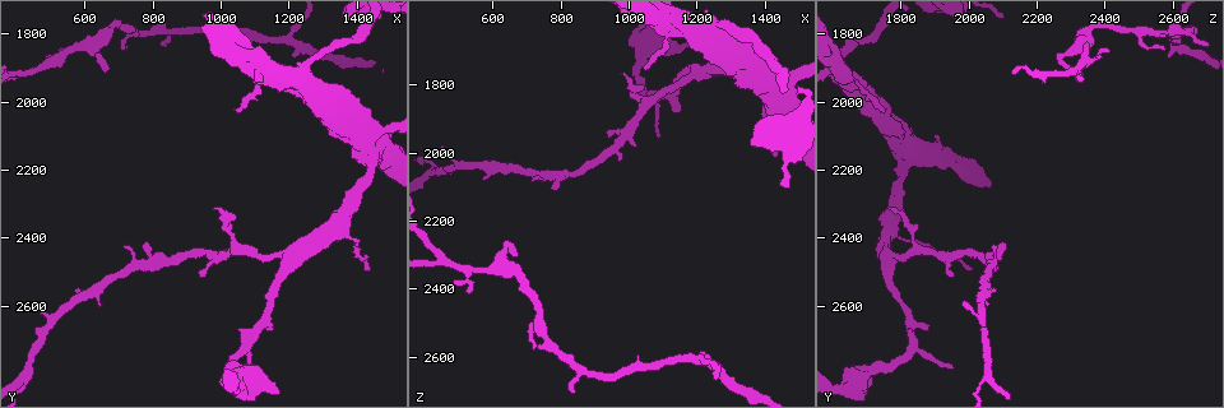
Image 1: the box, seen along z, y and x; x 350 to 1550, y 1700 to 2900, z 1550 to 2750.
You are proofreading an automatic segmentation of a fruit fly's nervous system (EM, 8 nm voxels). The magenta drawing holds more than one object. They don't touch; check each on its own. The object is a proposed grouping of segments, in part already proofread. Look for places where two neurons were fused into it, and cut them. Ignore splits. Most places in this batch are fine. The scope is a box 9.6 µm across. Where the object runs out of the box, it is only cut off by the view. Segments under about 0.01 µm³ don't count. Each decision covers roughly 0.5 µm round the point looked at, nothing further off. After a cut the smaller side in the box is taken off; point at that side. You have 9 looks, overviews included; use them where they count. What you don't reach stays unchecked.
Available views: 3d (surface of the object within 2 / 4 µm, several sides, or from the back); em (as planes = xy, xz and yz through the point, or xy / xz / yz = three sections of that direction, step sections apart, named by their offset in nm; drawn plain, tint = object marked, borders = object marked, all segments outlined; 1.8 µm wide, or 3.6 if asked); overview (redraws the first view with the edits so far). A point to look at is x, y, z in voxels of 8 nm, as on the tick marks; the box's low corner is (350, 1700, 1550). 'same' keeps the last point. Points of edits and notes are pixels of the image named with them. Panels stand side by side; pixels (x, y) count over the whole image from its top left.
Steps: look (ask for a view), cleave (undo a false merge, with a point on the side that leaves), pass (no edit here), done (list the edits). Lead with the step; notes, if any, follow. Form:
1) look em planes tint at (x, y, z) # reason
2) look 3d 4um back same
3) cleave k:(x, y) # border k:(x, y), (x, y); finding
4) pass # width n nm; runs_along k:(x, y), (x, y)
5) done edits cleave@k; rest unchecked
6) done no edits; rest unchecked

look em xz step 4 tint at (440, 1910, 2310) # two arms in line, one across

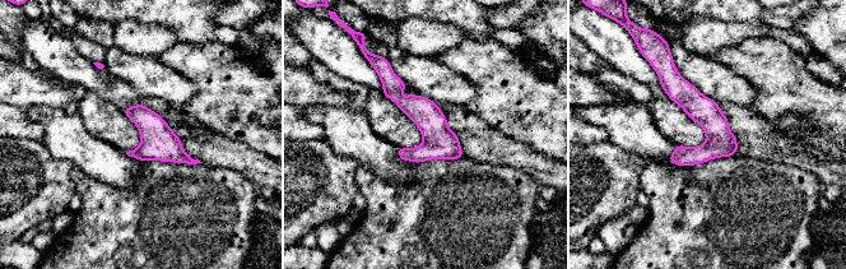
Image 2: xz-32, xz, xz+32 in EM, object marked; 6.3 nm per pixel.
look em planes tint same # cut it another way

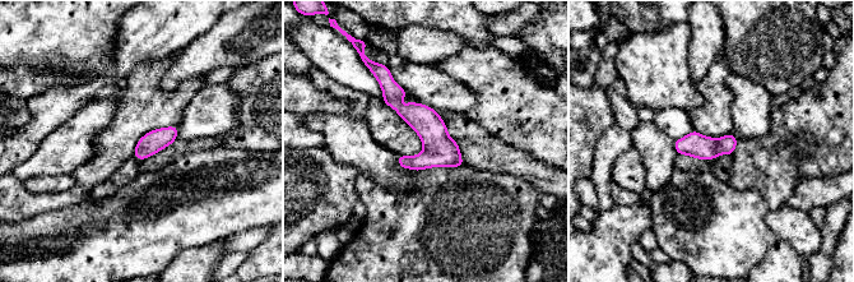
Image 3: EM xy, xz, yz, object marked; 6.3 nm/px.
pass # runs_along 3:(386, 78), (393, 102), (458, 162); one neuron here

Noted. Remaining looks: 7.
look em planes tint at (1140, 1920, 1630) # calibre changes

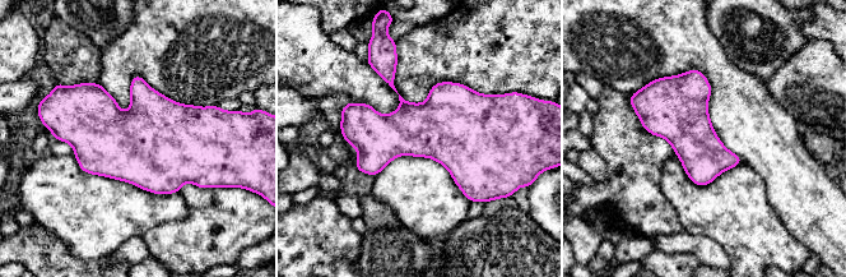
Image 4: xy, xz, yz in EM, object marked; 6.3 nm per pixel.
pass # continuous, no second neuron

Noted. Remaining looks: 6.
look em 3.6um xz step 16 tint at (1320, 2020, 1720) # thick turns thin

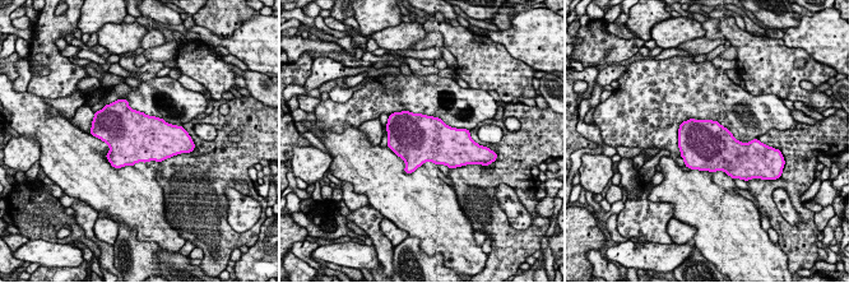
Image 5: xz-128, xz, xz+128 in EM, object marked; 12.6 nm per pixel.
look em 3.6um planes tint same

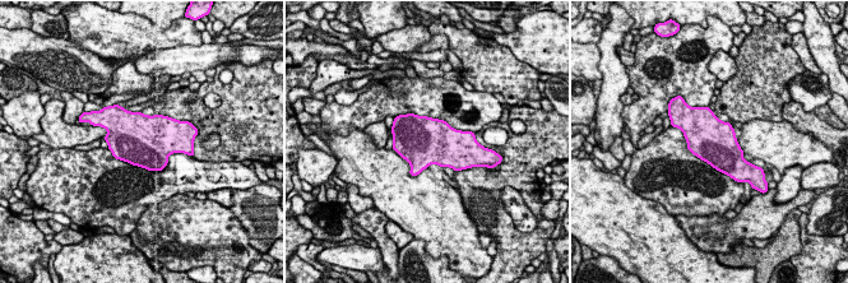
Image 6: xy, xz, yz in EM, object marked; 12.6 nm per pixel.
pass # one neuron here

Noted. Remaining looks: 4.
look 3d 4um at (1060, 2430, 1850) # a fork

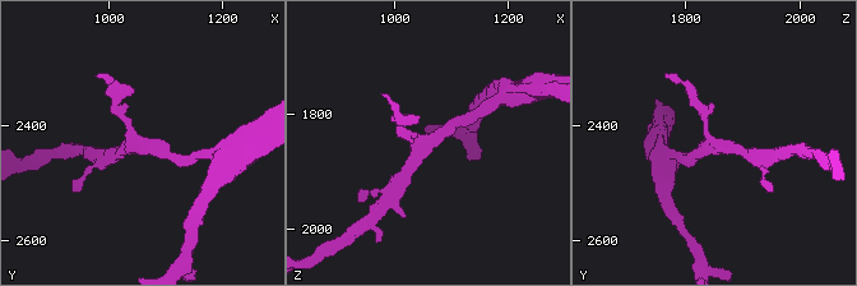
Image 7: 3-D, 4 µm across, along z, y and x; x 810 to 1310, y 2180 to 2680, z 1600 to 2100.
look em planes tint at (1060, 2430, 1845) # arms 3; arm_widths 170, 180, 200 nm

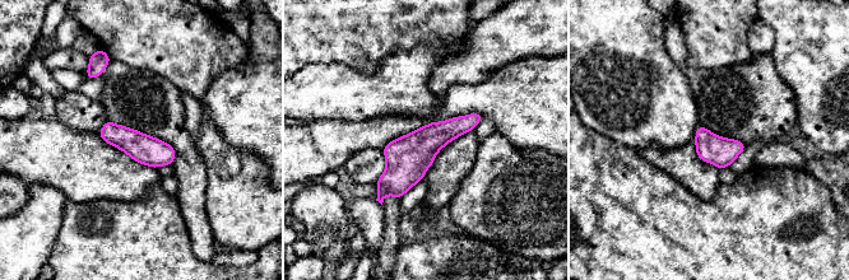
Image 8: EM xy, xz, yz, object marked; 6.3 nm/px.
pass # width 190 nm; runs_along 8:(478, 117), (441, 132), (380, 197); continuous, no second neuron

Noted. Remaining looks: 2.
done no edits; rest unchecked

